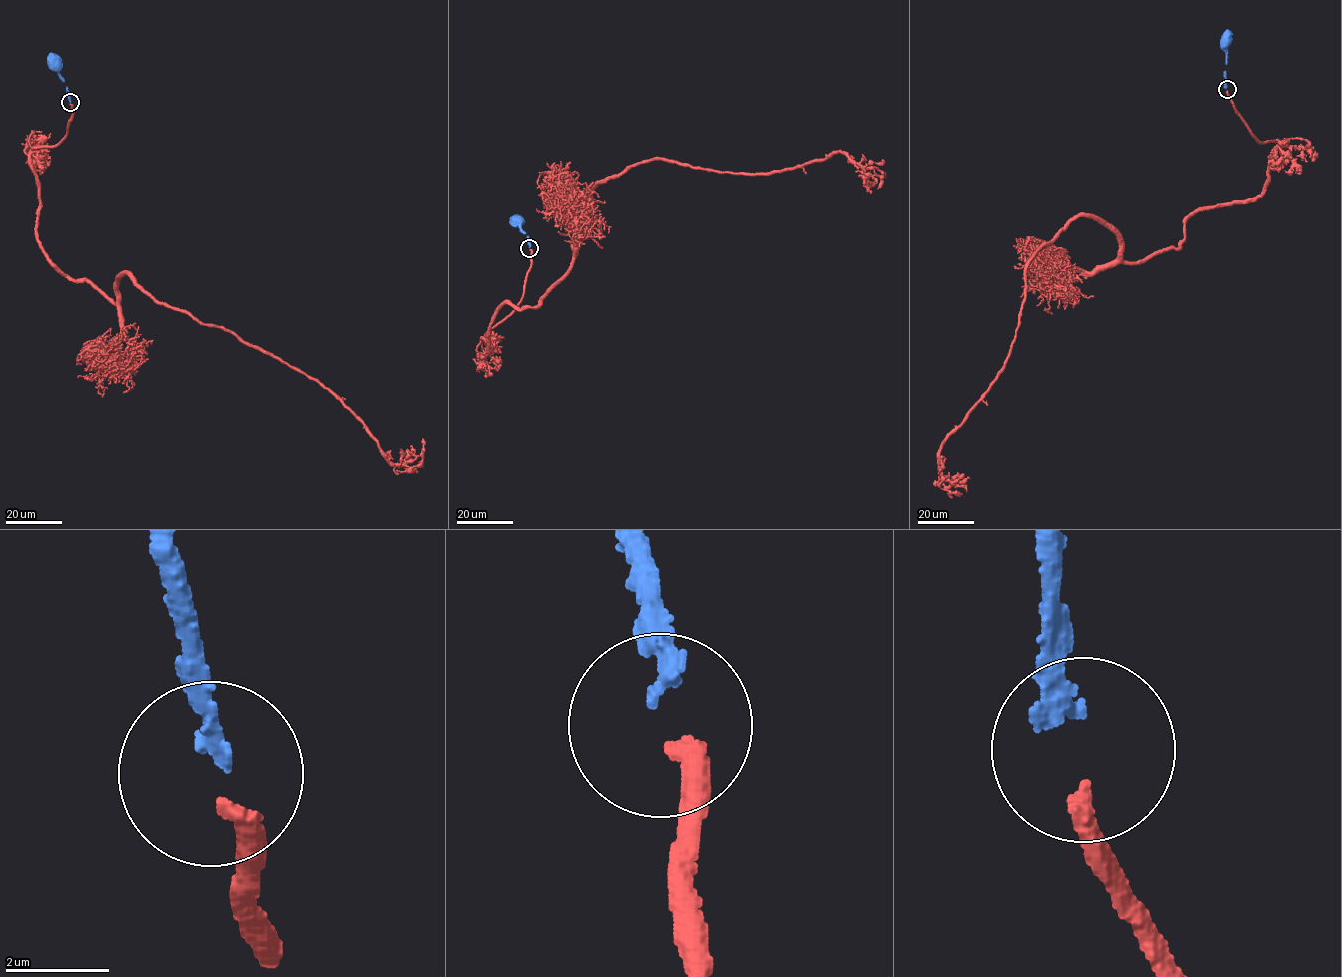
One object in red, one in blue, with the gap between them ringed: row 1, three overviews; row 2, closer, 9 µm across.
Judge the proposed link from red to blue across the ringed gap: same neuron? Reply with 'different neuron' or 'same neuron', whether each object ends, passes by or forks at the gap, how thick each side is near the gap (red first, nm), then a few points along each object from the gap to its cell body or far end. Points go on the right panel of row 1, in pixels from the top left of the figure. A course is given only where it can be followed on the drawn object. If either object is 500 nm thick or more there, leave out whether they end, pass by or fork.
same neuron | red ends | blue ends | 340/320 nm | red via (1227, 90), (1279, 143), (1266, 189), (1132, 262), (1083, 215), (1041, 247), (940, 451), (962, 494) | blue via (1227, 87), (1226, 47), (1229, 43), (1226, 40)

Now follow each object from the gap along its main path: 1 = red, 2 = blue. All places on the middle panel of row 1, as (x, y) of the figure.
1: (530, 249), (490, 354), (498, 306), (537, 306), (590, 190), (631, 166), (757, 174), (839, 152), (878, 189)
2: (529, 247), (528, 238), (516, 221)

